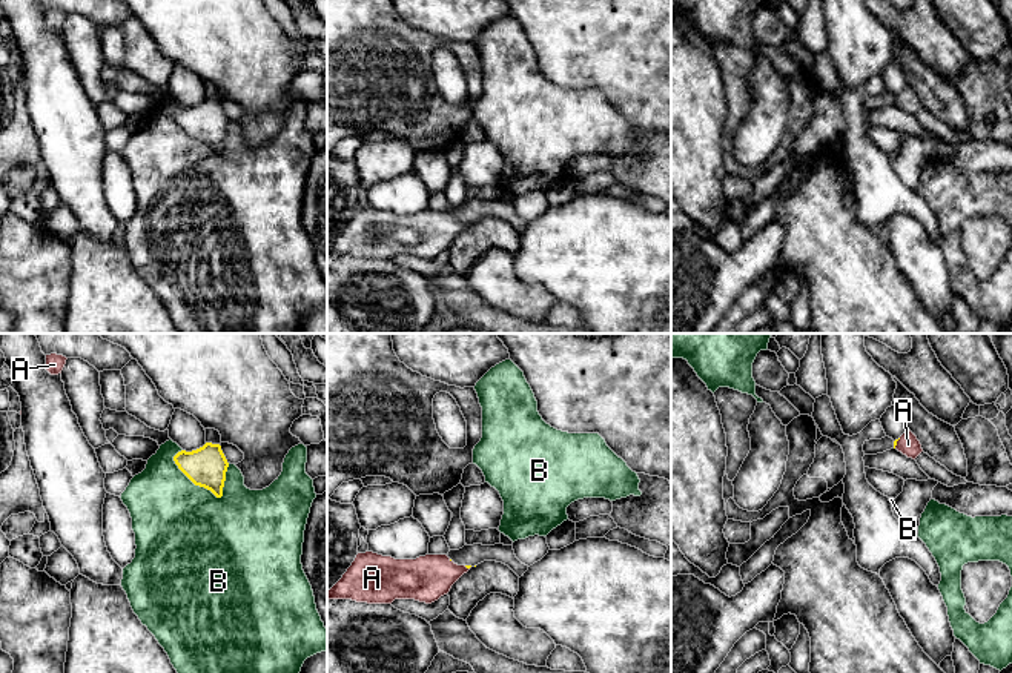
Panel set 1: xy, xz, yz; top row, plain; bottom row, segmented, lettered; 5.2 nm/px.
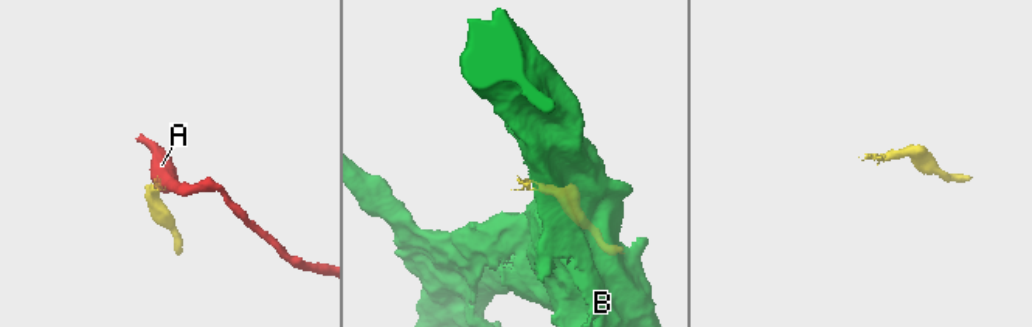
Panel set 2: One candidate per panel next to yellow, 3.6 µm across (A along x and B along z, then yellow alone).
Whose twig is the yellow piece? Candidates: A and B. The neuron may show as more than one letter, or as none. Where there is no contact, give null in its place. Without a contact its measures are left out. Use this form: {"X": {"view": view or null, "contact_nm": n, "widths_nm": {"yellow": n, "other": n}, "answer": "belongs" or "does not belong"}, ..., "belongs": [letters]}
{"A": {"view": "yz", "contact_nm": 70, "widths_nm": {"yellow": 20, "other": 110}, "answer": "belongs"}, "B": {"view": "xy", "contact_nm": 340, "widths_nm": {"yellow": 200, "other": 500}, "answer": "does not belong"}, "belongs": ["A"]}

